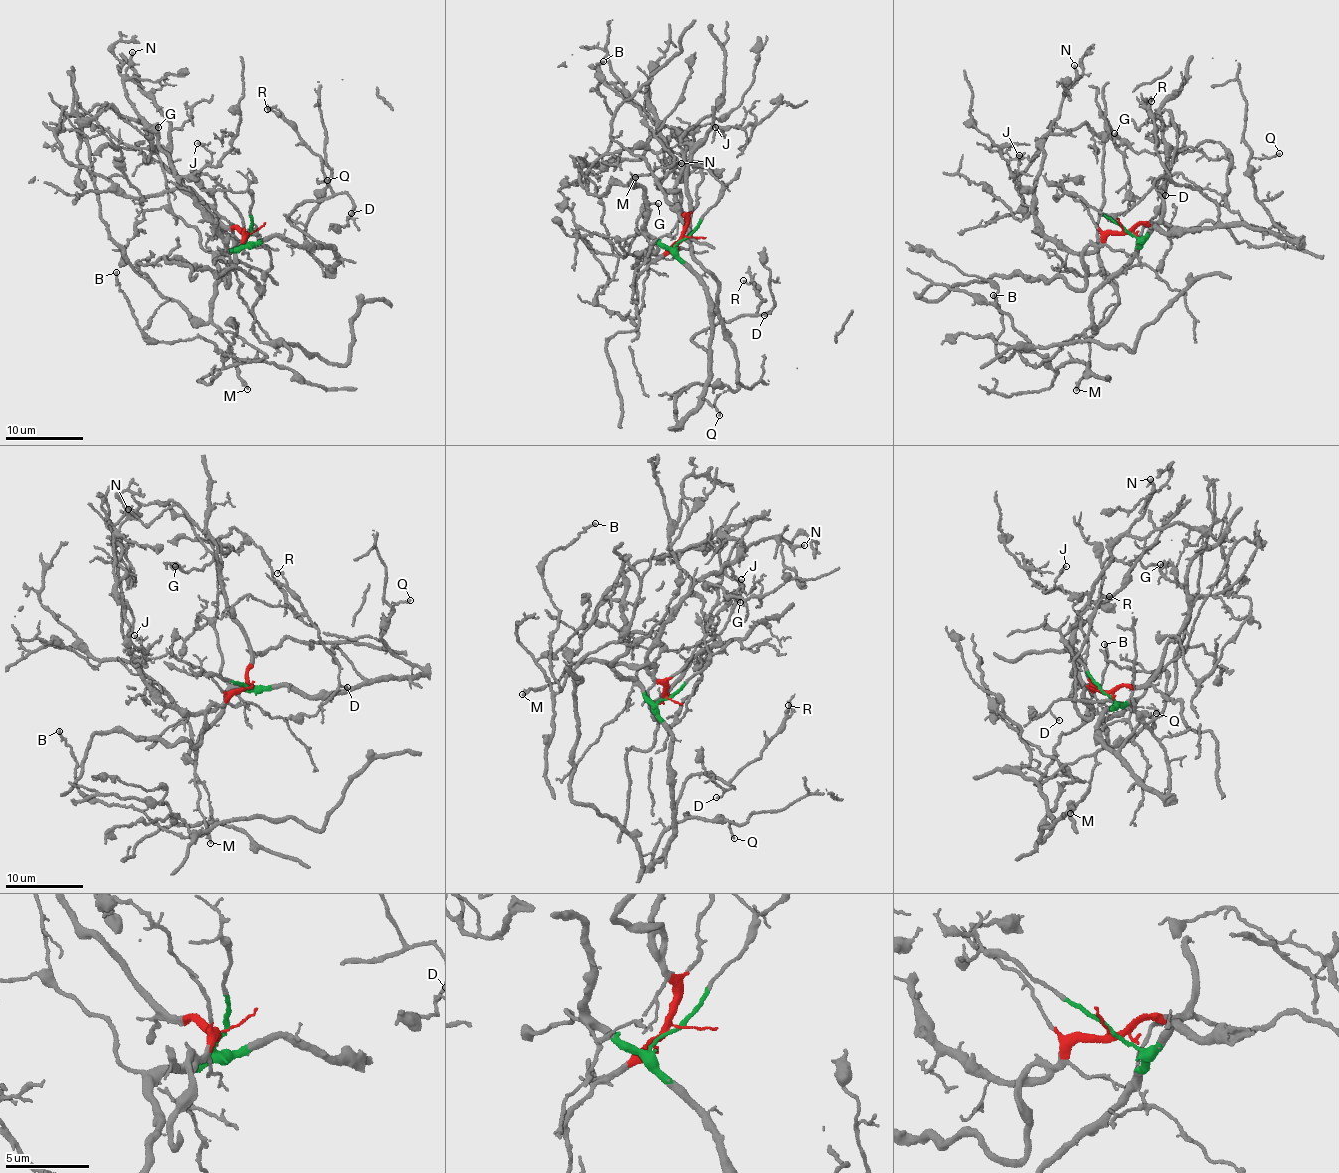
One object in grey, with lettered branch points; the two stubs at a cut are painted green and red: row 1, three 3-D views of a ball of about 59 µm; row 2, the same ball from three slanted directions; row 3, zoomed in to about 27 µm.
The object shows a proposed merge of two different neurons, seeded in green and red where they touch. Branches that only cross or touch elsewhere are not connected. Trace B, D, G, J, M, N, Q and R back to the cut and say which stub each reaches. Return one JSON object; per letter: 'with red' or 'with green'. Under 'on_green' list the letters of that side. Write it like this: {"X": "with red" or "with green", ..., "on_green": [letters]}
{"B": "with green", "D": "with green", "G": "with red", "J": "with red", "M": "with green", "N": "with red", "Q": "with green", "R": "with green", "on_green": ["B", "D", "M", "Q", "R"]}

